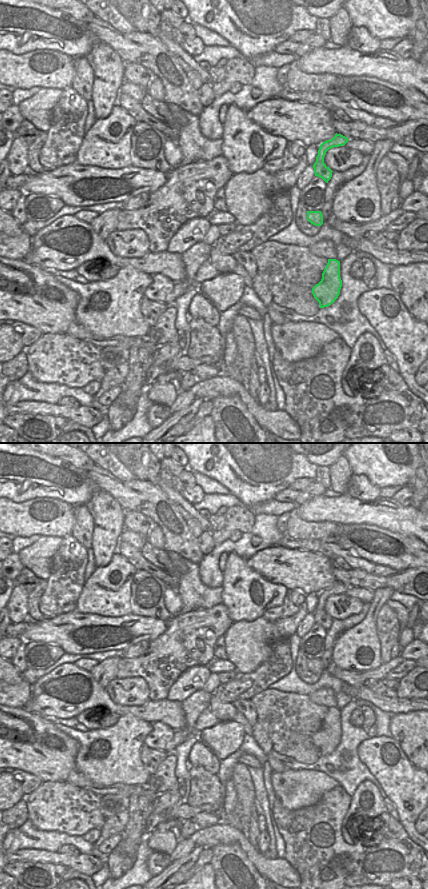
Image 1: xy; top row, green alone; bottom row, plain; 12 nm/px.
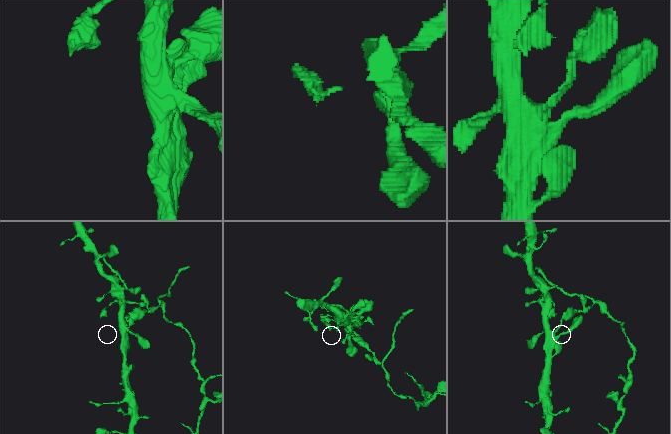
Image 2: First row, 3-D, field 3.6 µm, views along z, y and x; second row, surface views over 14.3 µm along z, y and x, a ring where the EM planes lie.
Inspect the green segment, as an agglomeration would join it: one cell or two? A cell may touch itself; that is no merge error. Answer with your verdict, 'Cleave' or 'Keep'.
Cleave.

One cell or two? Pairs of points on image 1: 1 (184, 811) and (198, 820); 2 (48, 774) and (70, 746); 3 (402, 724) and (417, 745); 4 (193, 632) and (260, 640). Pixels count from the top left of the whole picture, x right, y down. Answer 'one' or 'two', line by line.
1: one
2: one
3: one
4: two

